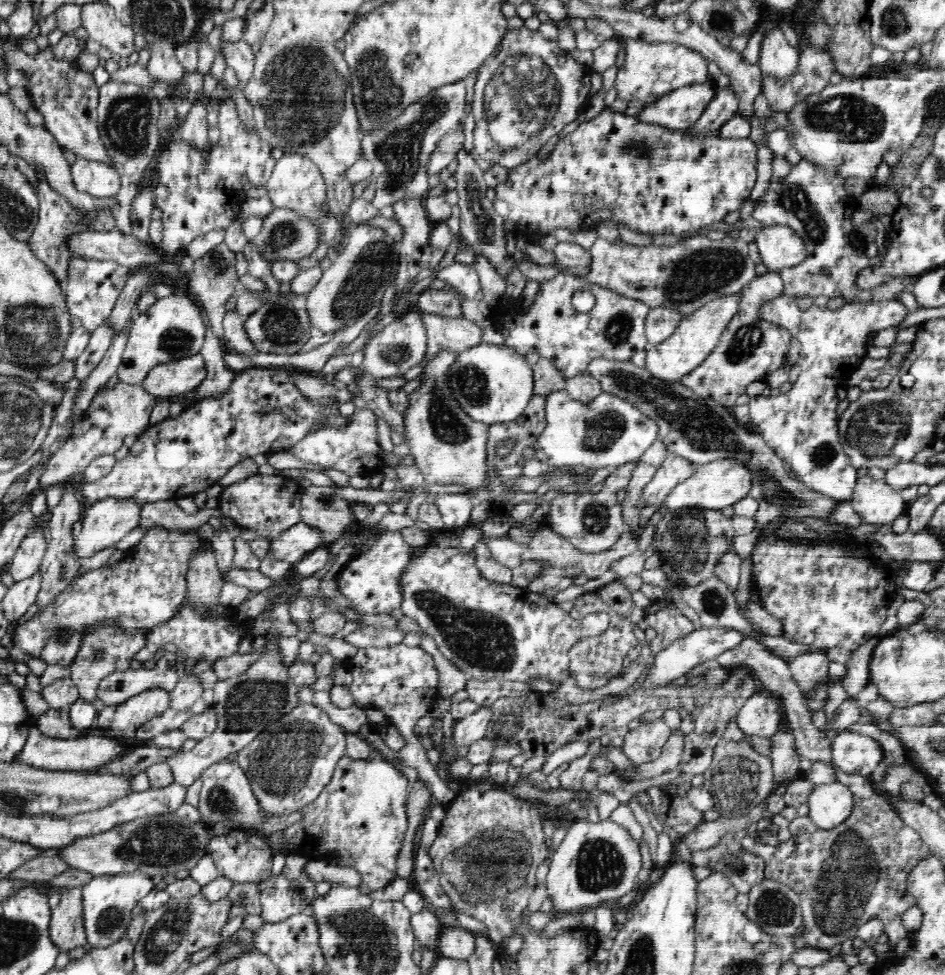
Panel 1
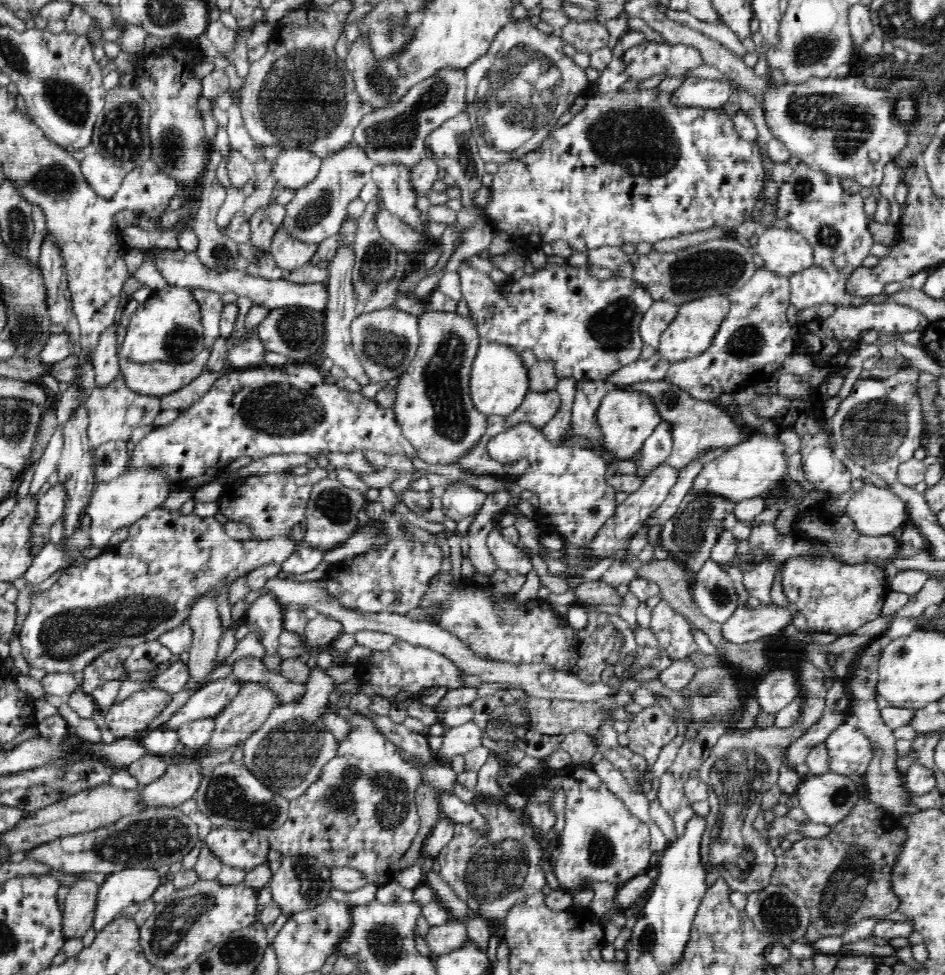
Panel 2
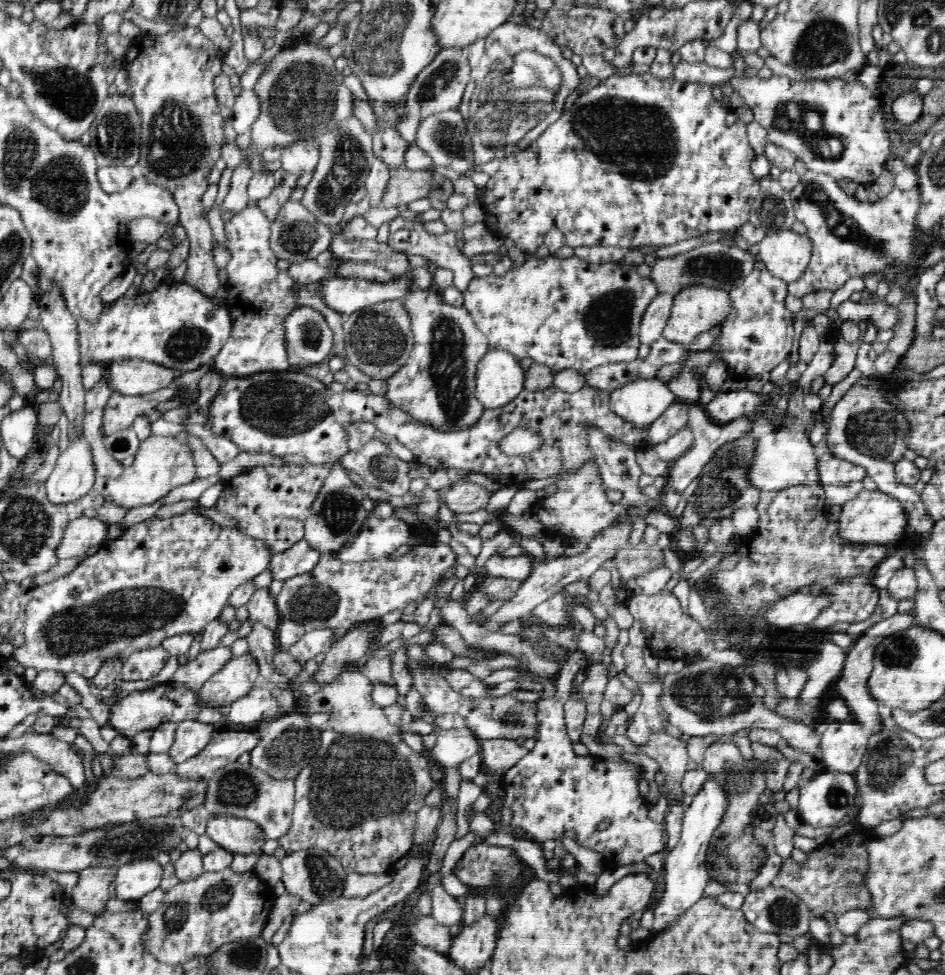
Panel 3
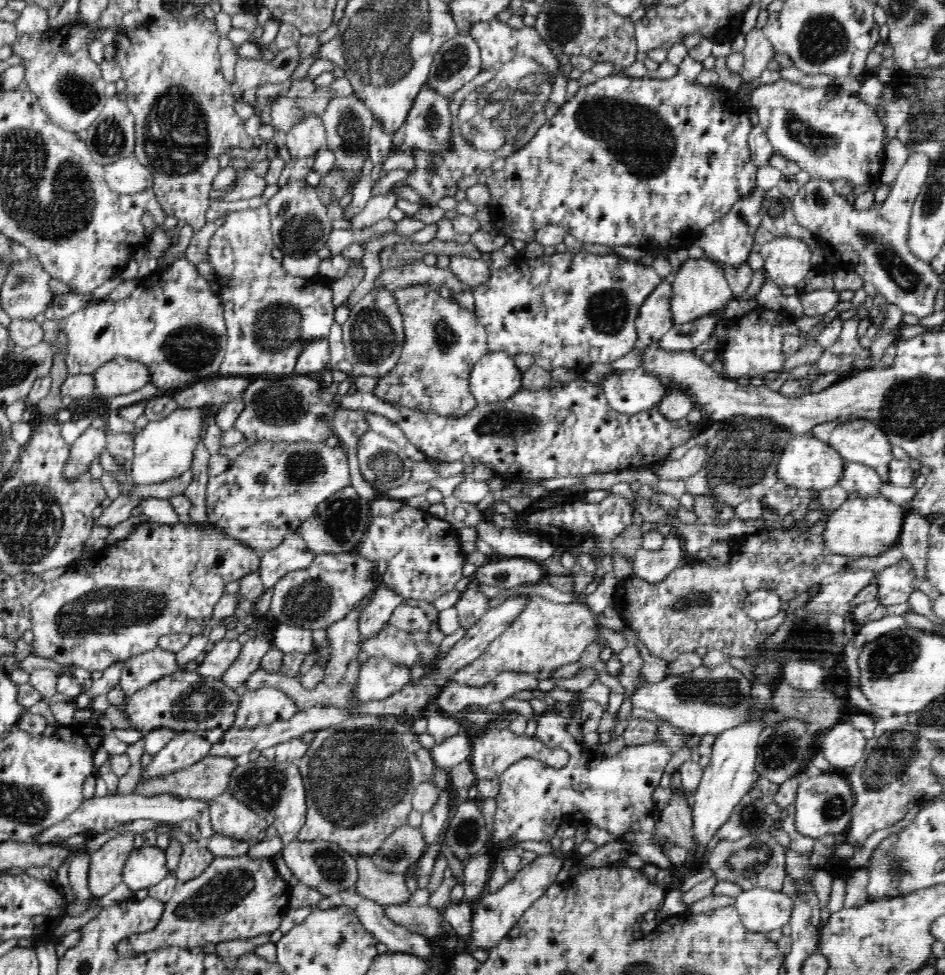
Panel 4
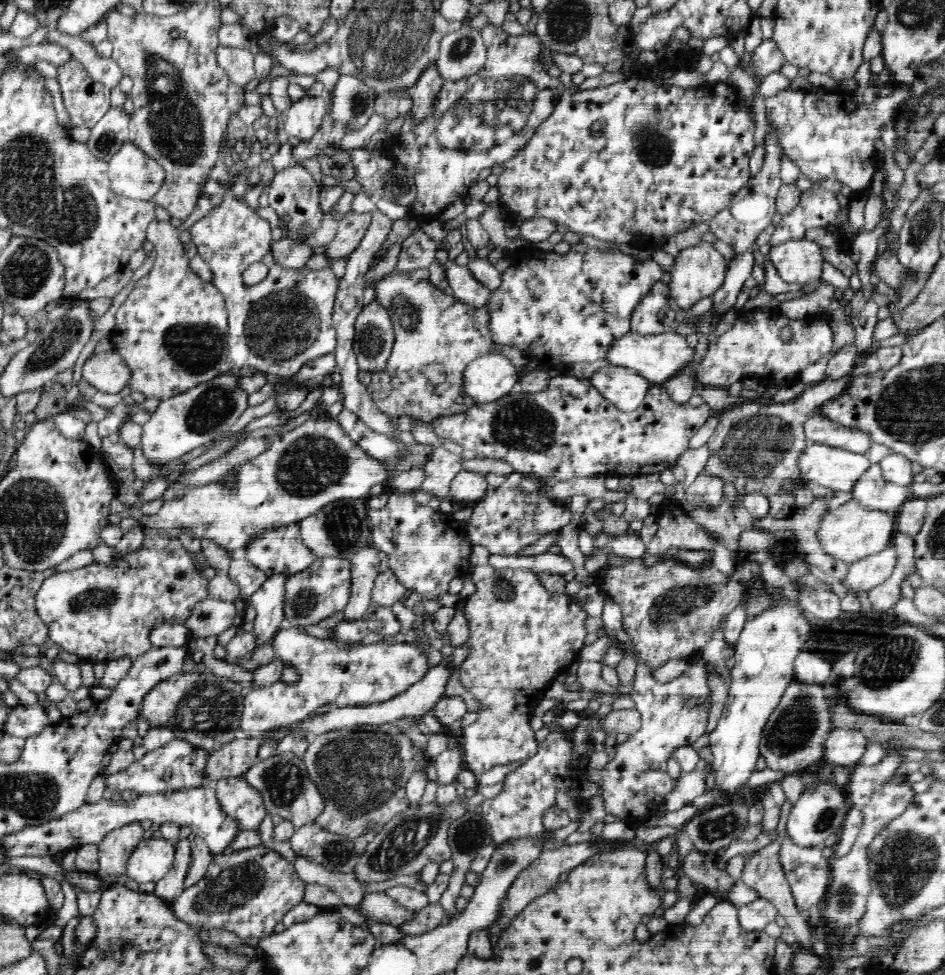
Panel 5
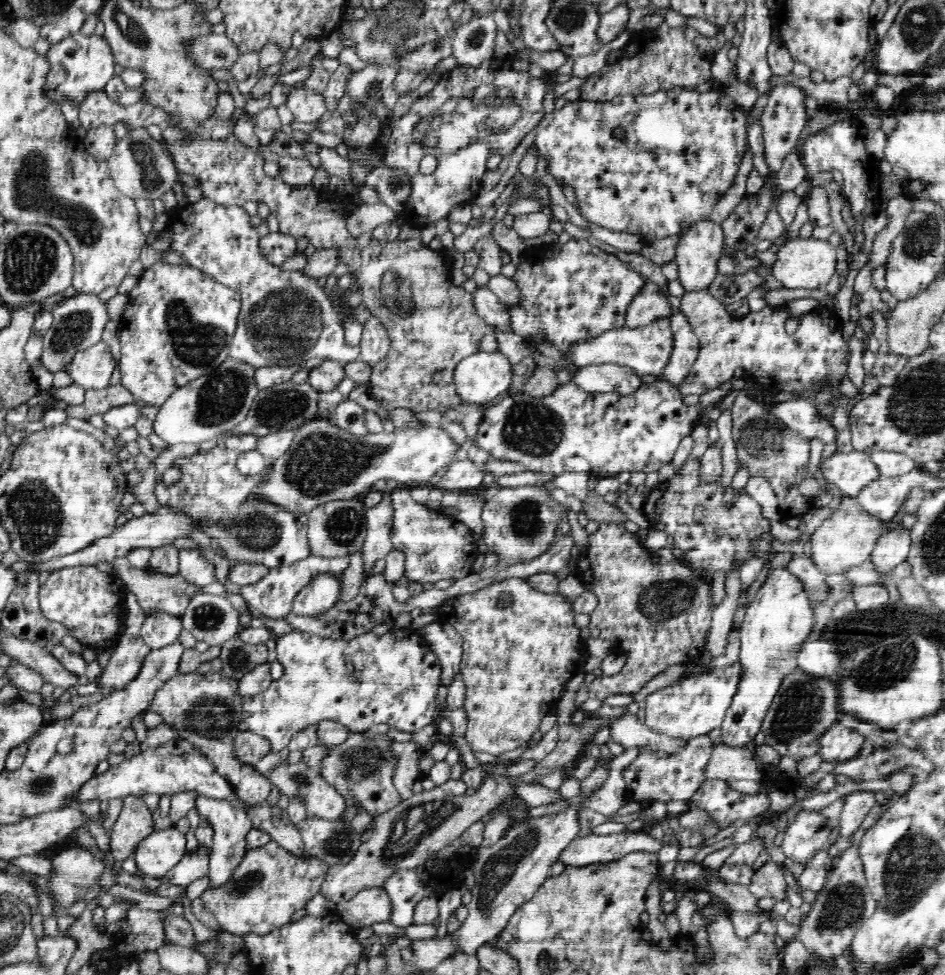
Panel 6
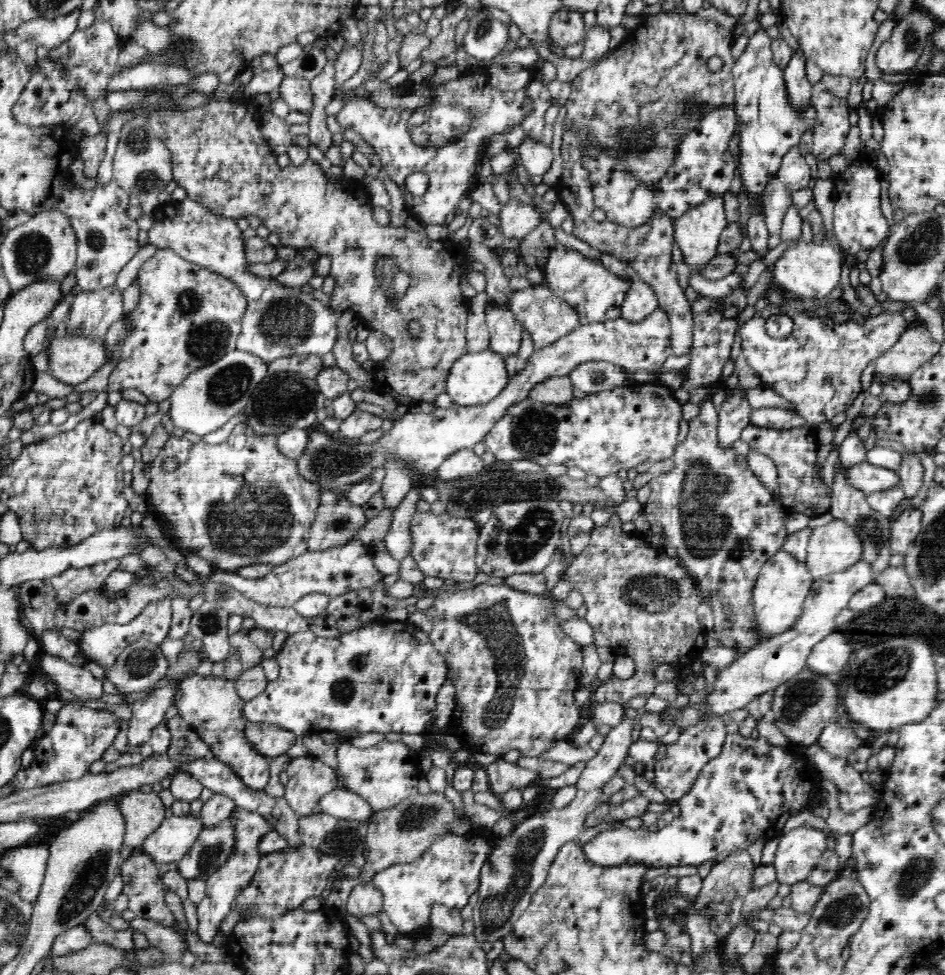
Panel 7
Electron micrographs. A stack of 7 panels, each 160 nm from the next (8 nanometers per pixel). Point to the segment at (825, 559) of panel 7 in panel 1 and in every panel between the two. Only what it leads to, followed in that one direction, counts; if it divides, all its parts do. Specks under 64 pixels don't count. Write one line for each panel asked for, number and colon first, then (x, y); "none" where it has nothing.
1: (876, 501)
2: (875, 511)
3: (873, 517)
4: (864, 526)
5: (850, 532)
6: (847, 537)

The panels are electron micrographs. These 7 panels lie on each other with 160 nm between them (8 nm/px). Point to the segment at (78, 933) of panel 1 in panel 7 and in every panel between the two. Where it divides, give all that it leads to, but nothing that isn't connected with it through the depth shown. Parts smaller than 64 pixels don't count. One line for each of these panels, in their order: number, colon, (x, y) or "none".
2: (78, 915)
3: (92, 891)
4: (106, 865)
5: (115, 849)
6: (135, 823)
7: (143, 813)

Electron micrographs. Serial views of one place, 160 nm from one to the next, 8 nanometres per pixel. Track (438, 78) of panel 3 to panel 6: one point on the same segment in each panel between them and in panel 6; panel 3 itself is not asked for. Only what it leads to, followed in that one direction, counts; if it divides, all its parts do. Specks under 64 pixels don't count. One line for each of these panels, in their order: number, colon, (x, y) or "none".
4: (458, 60)
5: (462, 53)
6: (472, 45)

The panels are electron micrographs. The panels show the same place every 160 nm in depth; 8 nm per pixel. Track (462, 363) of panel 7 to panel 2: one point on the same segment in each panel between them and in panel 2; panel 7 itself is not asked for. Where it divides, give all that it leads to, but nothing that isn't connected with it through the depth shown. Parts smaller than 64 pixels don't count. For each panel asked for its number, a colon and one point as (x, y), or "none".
2: (499, 381)
3: (499, 376)
4: (495, 377)
5: (490, 377)
6: (479, 378)

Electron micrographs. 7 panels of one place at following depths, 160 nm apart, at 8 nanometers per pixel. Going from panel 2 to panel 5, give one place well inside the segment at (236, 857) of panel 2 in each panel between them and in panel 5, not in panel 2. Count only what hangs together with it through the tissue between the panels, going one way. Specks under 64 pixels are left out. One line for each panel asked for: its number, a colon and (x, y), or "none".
3: (242, 836)
4: (232, 818)
5: (242, 801)

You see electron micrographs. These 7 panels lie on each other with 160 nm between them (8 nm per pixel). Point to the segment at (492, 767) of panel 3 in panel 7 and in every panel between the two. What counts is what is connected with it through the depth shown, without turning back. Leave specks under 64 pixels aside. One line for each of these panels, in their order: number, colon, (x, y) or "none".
4: (494, 751)
5: (524, 633)
6: (518, 643)
7: (515, 673)

